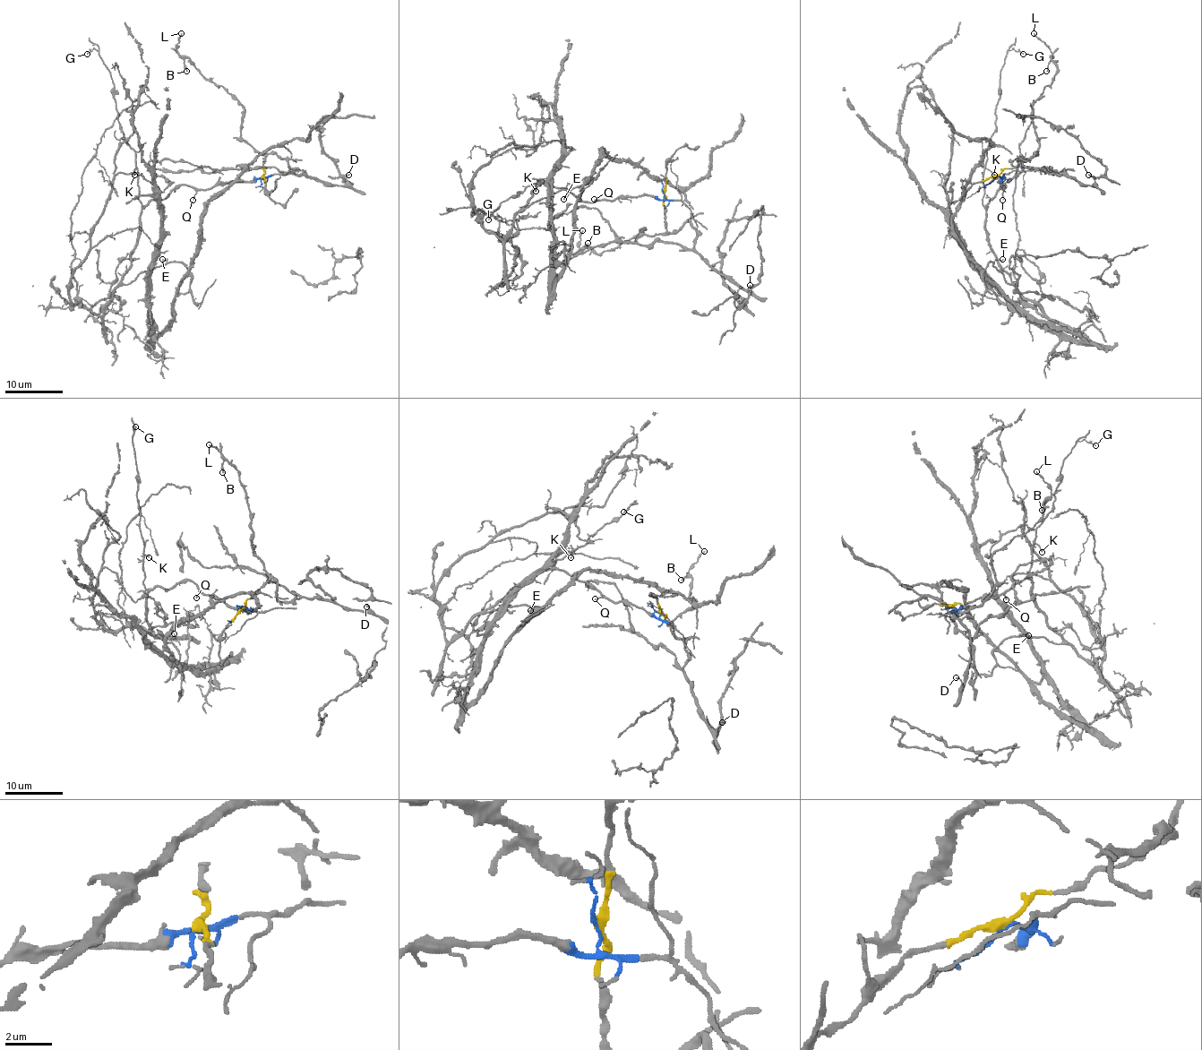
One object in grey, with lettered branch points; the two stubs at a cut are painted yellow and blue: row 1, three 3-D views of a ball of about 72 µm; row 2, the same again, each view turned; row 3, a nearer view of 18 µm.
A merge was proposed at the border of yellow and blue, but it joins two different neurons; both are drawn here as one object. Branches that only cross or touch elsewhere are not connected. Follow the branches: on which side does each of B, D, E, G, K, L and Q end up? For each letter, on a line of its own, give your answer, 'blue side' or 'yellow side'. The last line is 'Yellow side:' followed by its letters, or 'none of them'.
B: yellow side
D: yellow side
E: blue side
G: blue side
K: blue side
L: yellow side
Q: blue side
Yellow side: B, D, L

